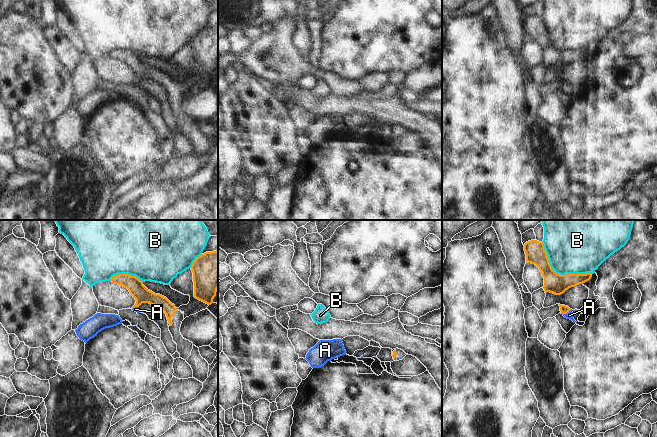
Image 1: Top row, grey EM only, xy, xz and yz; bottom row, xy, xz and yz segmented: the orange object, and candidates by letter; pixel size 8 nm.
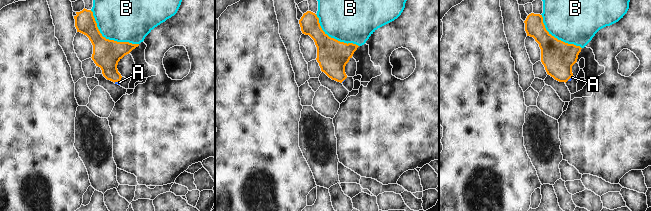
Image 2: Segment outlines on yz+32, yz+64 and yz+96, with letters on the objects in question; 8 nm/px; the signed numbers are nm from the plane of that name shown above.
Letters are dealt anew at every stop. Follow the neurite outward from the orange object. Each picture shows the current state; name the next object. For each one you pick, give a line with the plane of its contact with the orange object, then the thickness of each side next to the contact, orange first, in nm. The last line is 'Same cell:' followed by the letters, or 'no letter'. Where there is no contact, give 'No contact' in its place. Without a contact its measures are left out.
A: Touches orange in yz. Thickness 70 nm (orange) against 60 nm
Same cell: A.

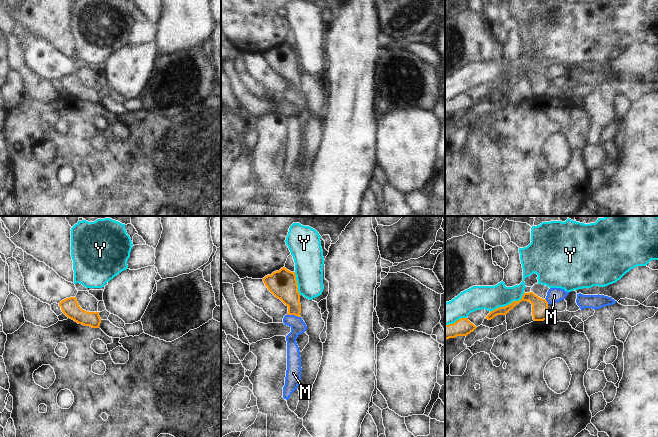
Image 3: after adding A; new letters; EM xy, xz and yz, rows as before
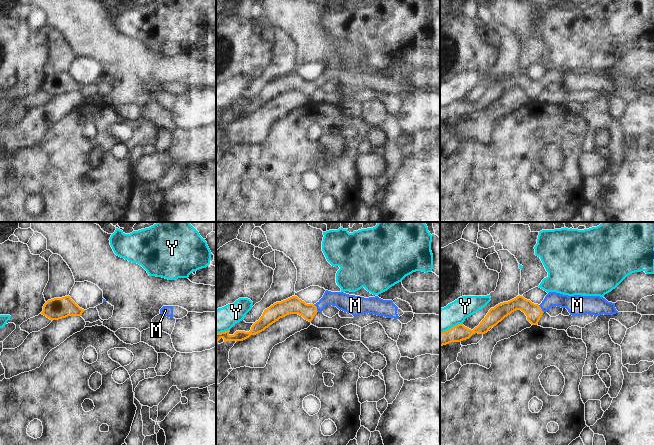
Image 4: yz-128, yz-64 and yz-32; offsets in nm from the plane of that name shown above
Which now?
M: Touches orange in xz. Thickness 220 nm (orange) against 120 nm
Same cell: M.

